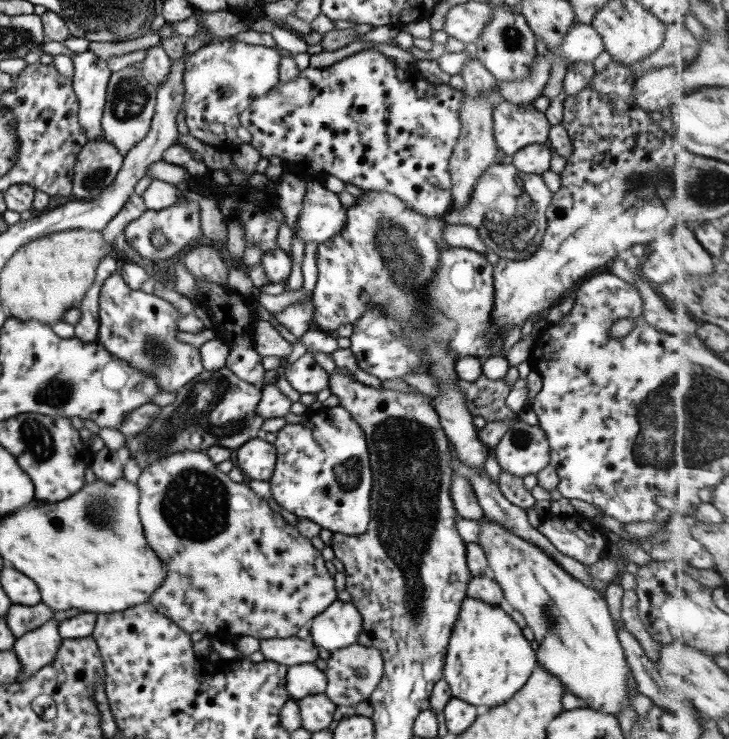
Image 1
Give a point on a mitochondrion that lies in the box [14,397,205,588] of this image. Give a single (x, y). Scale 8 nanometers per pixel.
(39, 442)

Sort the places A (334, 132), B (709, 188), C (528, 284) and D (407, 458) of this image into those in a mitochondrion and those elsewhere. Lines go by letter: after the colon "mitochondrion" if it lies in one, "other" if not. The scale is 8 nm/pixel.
A: other
B: mitochondrion
C: other
D: mitochondrion

